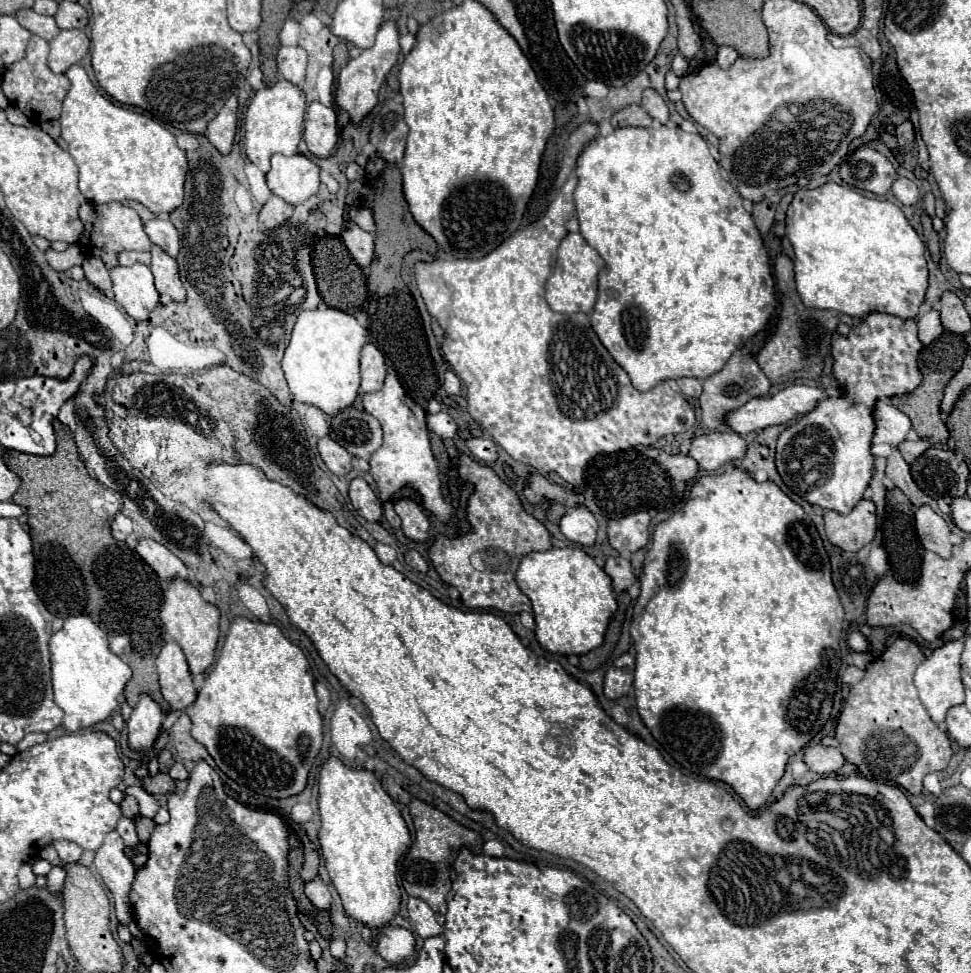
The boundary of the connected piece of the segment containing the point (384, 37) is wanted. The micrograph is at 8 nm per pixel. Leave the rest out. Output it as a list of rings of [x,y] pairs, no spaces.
[[[387,21],[379,29],[375,45],[371,49],[365,49],[357,59],[351,59],[341,69],[339,79],[337,79],[337,89],[335,89],[335,103],[337,103],[339,111],[349,113],[349,119],[353,125],[359,125],[367,117],[367,113],[371,113],[375,109],[379,87],[385,81],[389,69],[397,63],[399,51],[401,51],[401,47],[399,47],[399,33],[395,27],[395,21]]]

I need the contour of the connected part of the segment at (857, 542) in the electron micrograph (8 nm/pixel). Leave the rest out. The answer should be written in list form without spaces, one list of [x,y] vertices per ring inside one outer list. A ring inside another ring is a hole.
[[[861,499],[847,515],[825,511],[825,531],[833,545],[843,551],[859,551],[875,537],[875,503]]]

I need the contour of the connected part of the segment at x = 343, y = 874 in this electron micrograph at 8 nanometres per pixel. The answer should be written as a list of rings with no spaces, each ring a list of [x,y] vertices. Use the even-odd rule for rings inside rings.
[[[329,757],[319,773],[319,845],[331,883],[347,915],[367,927],[385,925],[401,903],[397,859],[411,846],[411,835],[399,809],[377,775],[365,767],[349,767]]]

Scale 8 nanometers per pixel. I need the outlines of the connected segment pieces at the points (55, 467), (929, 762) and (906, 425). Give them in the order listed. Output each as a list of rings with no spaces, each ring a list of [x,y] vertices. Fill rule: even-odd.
[[[55,421],[55,435],[57,451],[51,457],[17,451],[7,451],[7,455],[3,455],[7,467],[11,471],[15,469],[21,477],[21,487],[13,495],[13,501],[23,505],[29,515],[29,535],[35,547],[37,591],[45,597],[43,603],[49,613],[57,617],[89,613],[95,615],[95,621],[107,627],[109,635],[129,637],[129,651],[123,649],[117,653],[133,671],[133,679],[125,687],[127,703],[135,707],[141,695],[149,695],[165,713],[169,713],[169,703],[159,691],[155,671],[155,659],[165,643],[165,639],[161,639],[165,631],[159,619],[159,607],[163,603],[159,579],[153,569],[127,547],[127,543],[117,541],[111,535],[109,523],[121,507],[121,495],[103,487],[85,471],[73,433],[67,425]],[[51,595],[63,595],[63,599],[51,599]]]
[[[899,637],[867,671],[863,681],[849,691],[835,727],[845,761],[853,763],[863,777],[895,783],[913,795],[921,795],[923,777],[947,767],[953,751],[951,739],[923,709],[913,685],[913,671],[925,659],[913,639]]]
[[[881,399],[875,405],[875,421],[877,421],[873,437],[875,443],[889,443],[895,447],[901,441],[905,441],[905,435],[911,429],[911,419],[897,407],[893,407],[889,399]]]

